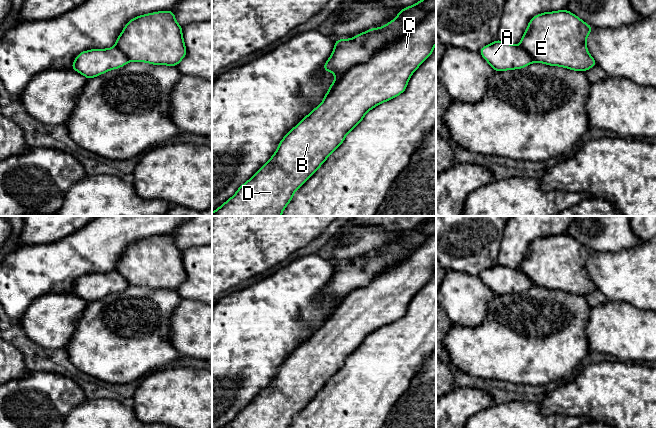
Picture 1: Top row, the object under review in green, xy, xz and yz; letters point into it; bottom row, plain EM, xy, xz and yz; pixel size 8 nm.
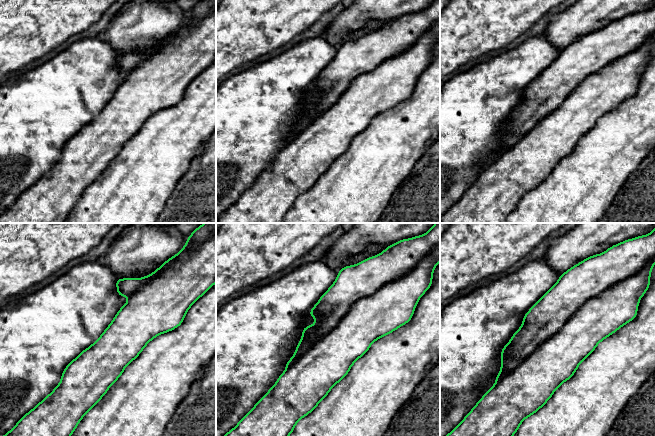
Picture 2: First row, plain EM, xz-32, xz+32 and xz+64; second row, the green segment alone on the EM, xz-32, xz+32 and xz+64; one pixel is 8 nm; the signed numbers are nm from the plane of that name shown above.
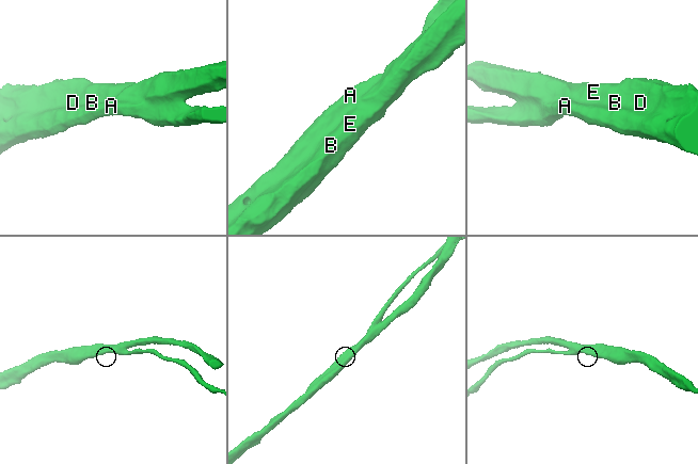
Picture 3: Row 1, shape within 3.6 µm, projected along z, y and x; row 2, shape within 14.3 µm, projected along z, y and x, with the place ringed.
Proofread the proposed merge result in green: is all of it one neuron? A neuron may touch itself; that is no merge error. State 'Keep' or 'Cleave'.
Cleave

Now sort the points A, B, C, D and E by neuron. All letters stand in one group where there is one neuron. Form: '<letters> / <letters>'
A / B C D E

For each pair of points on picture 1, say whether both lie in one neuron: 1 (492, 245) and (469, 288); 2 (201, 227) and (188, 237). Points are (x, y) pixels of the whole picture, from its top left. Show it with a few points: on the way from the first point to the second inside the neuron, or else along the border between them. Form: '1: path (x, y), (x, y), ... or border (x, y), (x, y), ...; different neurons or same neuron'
1: border (452, 270), (478, 276); different neurons
2: path (198, 230), (191, 234); same neuron

